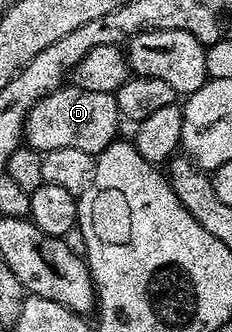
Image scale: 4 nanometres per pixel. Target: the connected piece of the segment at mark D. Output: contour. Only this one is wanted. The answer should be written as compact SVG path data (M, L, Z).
M61 86L46 98L37 102L28 111L28 120L24 124L24 140L27 147L43 154L50 150L86 150L86 154L99 156L106 146L118 139L116 132L122 125L118 102L111 92L82 90L75 86Z

